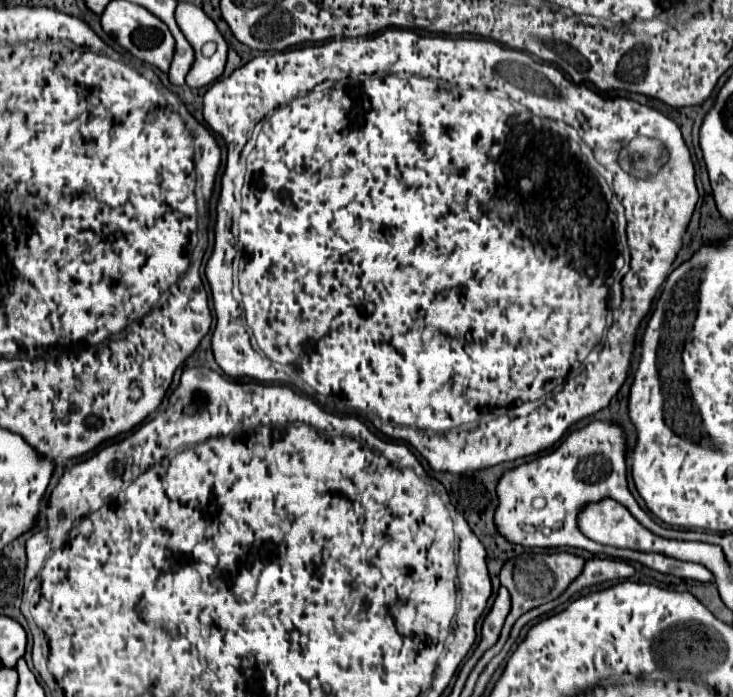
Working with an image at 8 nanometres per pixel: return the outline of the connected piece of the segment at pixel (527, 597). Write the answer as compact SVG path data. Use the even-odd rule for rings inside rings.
M524 552L524 554L508 560L504 564L502 572L500 572L500 582L502 582L502 586L508 588L508 592L512 596L512 610L510 610L510 616L504 622L504 628L502 628L500 636L508 636L514 622L524 612L528 612L532 608L538 608L538 606L542 606L546 602L556 600L570 586L570 582L574 582L582 574L584 564L586 564L584 558L568 554L568 552L554 552L554 554L548 554L548 552Z

